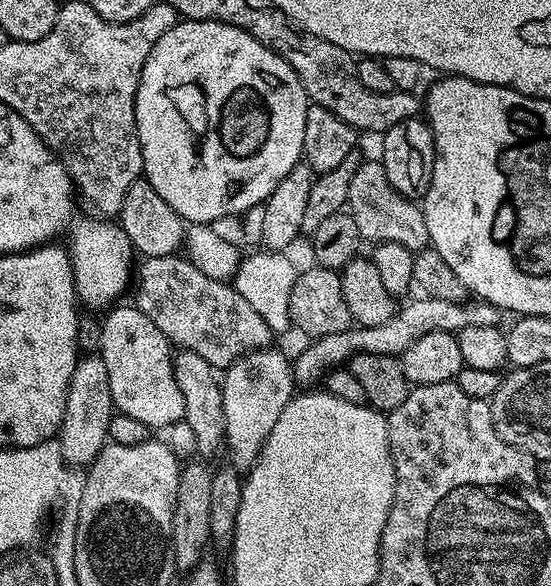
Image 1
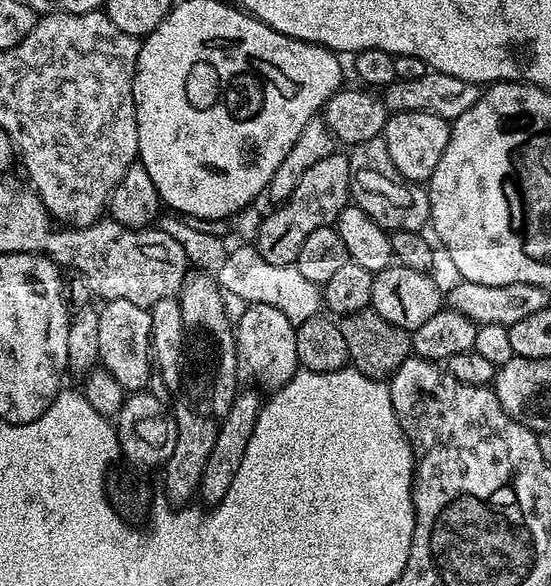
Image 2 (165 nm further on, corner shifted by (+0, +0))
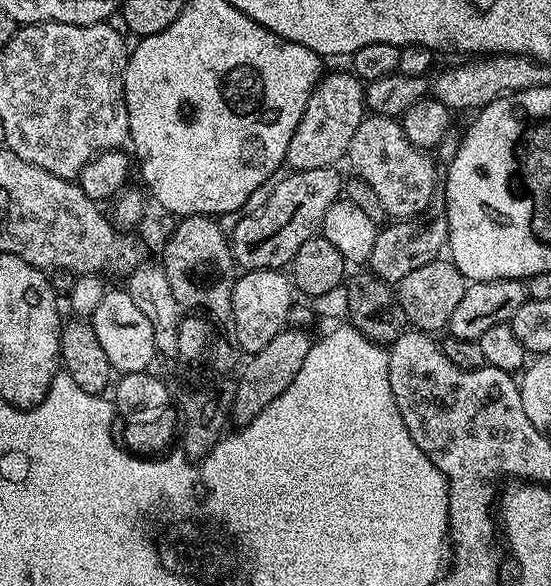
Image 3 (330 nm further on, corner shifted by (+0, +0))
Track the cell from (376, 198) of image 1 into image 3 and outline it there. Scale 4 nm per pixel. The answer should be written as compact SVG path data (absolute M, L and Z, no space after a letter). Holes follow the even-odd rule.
M365 115L358 130L354 130L354 138L350 138L346 160L352 163L352 172L368 182L378 194L378 200L389 217L409 220L411 216L425 212L437 195L438 165L435 159L406 138L404 127L397 117Z

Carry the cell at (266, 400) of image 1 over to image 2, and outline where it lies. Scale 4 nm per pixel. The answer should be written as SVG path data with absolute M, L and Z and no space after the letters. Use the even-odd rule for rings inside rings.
M251 304L244 309L235 325L237 374L241 381L249 380L260 388L275 390L288 384L298 371L298 351L295 345L296 326L274 306Z

